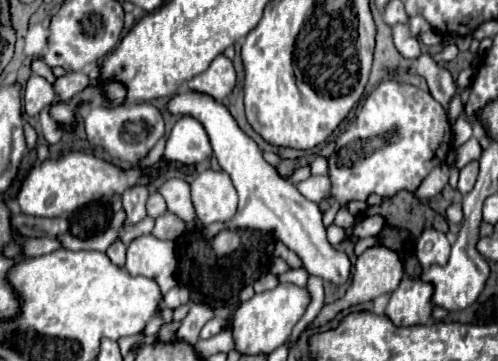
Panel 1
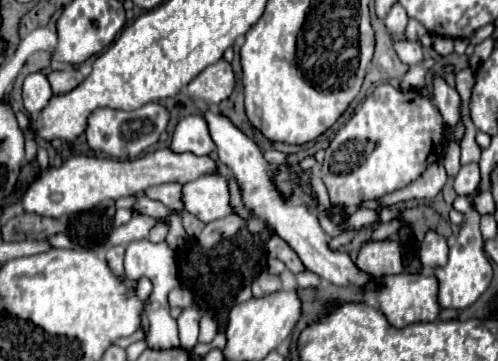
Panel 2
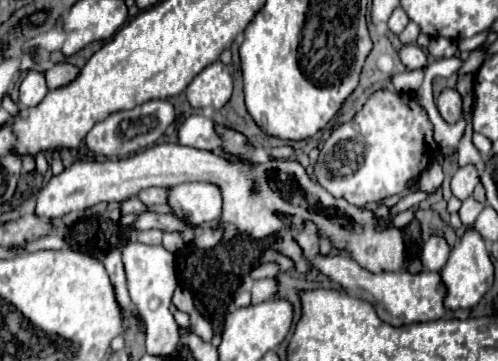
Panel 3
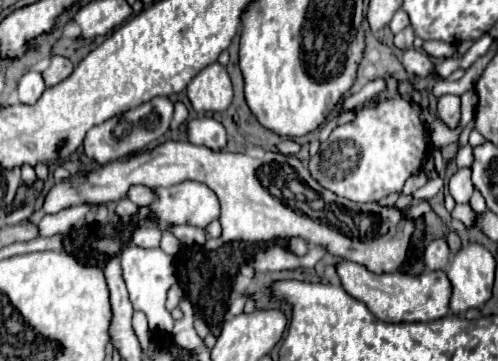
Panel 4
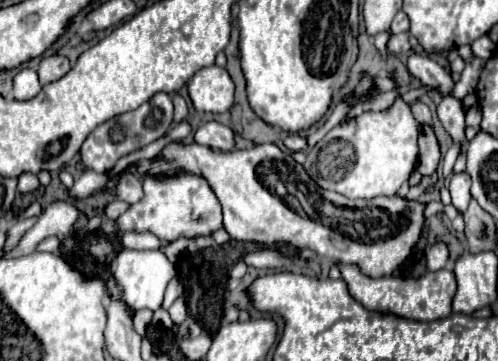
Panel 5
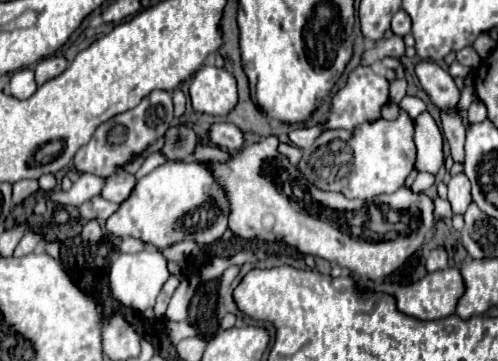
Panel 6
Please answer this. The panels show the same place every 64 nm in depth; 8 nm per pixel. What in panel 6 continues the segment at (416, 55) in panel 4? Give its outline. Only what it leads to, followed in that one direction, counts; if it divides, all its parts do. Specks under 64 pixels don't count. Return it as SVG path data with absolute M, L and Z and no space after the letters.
M420 60L414 66L414 72L416 72L422 88L428 92L430 100L440 110L456 110L460 90L454 84L454 78L444 68L440 68L434 60Z

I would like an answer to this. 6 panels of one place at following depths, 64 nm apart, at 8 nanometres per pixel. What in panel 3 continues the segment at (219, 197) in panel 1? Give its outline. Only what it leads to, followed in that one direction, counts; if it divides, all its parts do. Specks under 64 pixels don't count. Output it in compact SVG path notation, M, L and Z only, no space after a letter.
M178 184L170 190L168 202L178 216L184 216L194 224L212 222L222 216L222 196L216 184Z

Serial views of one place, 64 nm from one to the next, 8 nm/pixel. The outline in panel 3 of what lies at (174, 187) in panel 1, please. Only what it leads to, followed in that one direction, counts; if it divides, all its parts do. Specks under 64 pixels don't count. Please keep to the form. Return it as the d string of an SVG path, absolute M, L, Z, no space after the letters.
M146 188L138 194L138 198L148 206L166 204L168 202L168 192L170 192L170 188Z

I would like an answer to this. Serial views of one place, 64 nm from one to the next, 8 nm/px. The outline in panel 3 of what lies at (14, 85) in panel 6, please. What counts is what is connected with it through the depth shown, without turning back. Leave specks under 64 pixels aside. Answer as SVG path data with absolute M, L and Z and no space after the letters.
M30 70L20 84L20 104L26 108L38 106L46 94L48 94L48 86L44 74L38 70Z

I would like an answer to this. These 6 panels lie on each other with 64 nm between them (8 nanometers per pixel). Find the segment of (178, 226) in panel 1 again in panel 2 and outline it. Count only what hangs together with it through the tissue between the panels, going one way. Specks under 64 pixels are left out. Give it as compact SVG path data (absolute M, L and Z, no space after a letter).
M160 220L160 222L150 230L148 240L152 240L152 242L162 242L162 240L166 240L168 230L170 230L170 224L168 224L168 222L164 222L164 220Z

